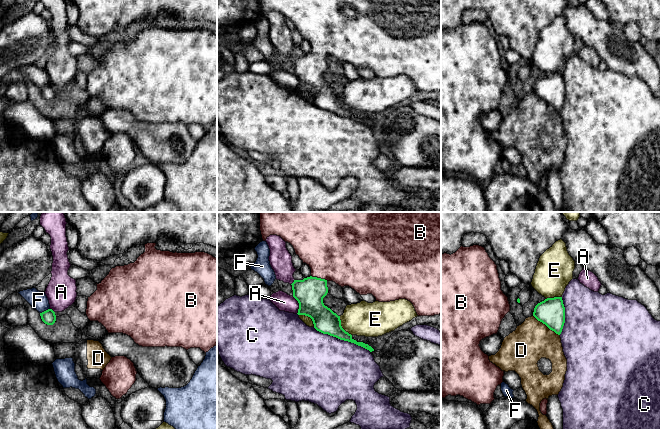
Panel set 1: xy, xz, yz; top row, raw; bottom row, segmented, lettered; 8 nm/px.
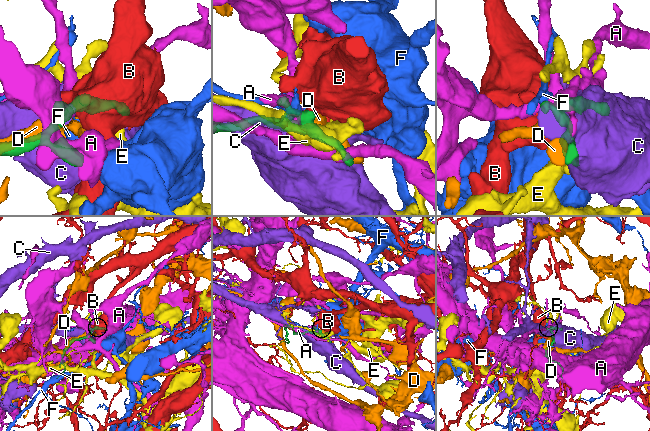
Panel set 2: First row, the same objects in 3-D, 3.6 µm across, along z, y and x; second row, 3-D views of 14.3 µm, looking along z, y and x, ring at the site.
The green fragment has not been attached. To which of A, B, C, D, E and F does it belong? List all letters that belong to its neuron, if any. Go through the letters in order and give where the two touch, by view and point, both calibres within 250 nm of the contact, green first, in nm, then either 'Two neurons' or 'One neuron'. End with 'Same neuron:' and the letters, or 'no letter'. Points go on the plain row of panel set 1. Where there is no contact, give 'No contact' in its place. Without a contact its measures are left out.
A: Touches green at xz (299, 81). Thickness 240 nm (green) against 140 nm. Two neurons
B: Touches green at xz (319, 54). Thickness 240 nm (green) against 460 nm. One neuron
C: Touches green at xz (342, 115). Thickness 190 nm (green) against 480 nm. Two neurons
D: Touches green at yz (546, 101). Thickness 220 nm (green) against 320 nm. Two neurons
E: Touches green at xz (341, 102). Thickness 190 nm (green) against 280 nm. Two neurons
F: Touches green at xy (44, 87). Thickness 110 nm (green) against 150 nm. Two neurons
Same neuron: B

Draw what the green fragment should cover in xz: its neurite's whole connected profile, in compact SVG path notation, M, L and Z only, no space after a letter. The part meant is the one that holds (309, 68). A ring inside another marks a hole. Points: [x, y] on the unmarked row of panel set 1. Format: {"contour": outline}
{"contour": "M260 0L260 7L263 17L270 11L280 12L285 18L290 19L296 31L311 44L311 52L303 56L294 56L292 61L293 73L299 79L298 91L305 91L312 95L314 104L330 112L336 113L340 116L348 117L361 122L370 128L374 125L363 118L357 118L352 114L352 111L346 108L341 102L340 92L334 89L330 84L324 81L323 74L328 69L327 58L333 57L341 63L349 62L360 71L372 70L376 77L390 78L399 75L406 75L410 77L418 92L434 92L441 90L441 0Z"}

